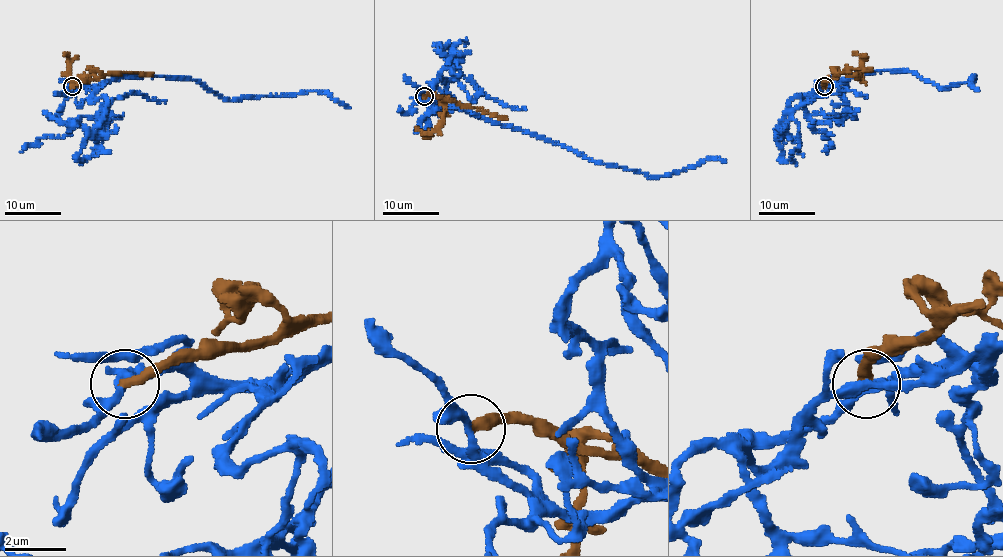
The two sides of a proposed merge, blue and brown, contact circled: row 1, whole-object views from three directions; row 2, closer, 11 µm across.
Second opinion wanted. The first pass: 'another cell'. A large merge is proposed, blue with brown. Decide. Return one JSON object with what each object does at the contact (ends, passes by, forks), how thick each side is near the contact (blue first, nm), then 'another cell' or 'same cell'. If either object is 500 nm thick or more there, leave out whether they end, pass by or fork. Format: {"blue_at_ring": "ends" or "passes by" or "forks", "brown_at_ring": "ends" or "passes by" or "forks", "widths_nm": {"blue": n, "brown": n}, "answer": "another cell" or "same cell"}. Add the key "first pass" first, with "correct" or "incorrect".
{"first pass": "correct", "blue_at_ring": "passes by", "brown_at_ring": "ends", "widths_nm": {"blue": 240, "brown": 360}, "answer": "another cell"}

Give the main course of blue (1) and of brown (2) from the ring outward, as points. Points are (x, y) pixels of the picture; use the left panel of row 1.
1: (71, 87), (78, 83), (105, 85), (132, 76), (183, 77), (204, 84), (227, 100), (325, 91), (350, 107)
2: (71, 85), (98, 78), (100, 73), (96, 70), (73, 80), (70, 77), (69, 60), (65, 53)

